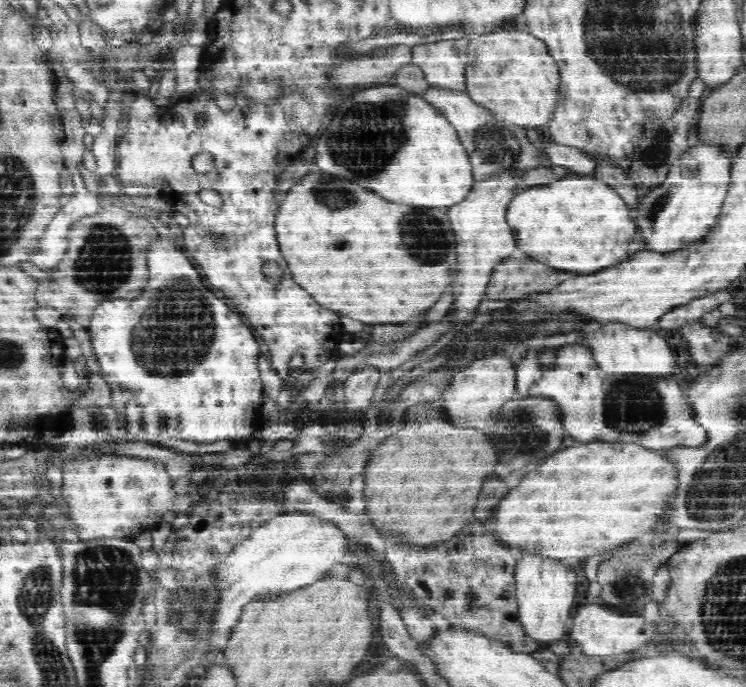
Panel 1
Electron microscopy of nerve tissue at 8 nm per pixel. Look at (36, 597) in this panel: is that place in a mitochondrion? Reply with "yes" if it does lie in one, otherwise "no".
yes

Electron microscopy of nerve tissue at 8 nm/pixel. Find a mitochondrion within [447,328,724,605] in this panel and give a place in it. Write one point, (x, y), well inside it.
(636, 405)

